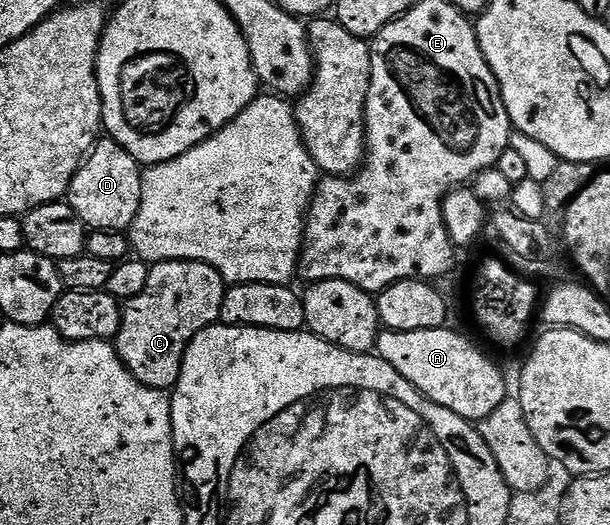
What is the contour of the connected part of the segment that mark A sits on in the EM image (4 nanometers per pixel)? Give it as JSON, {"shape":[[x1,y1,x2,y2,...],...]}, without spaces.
{"shape":[[445,326,419,331,382,329,378,332,376,353,388,361,400,377,412,381,421,395,436,401,436,405,444,405,444,409,452,409,452,413,465,419,481,421,507,399,506,379,501,369,476,344,446,330]]}

